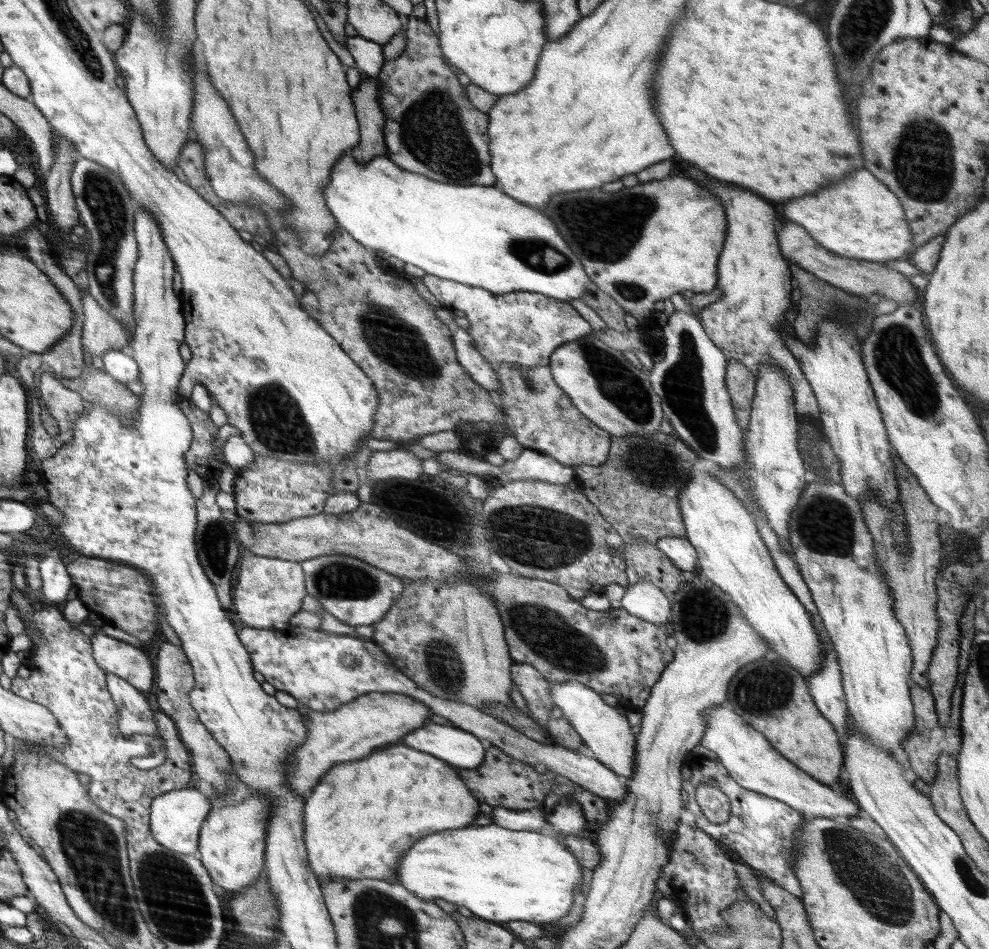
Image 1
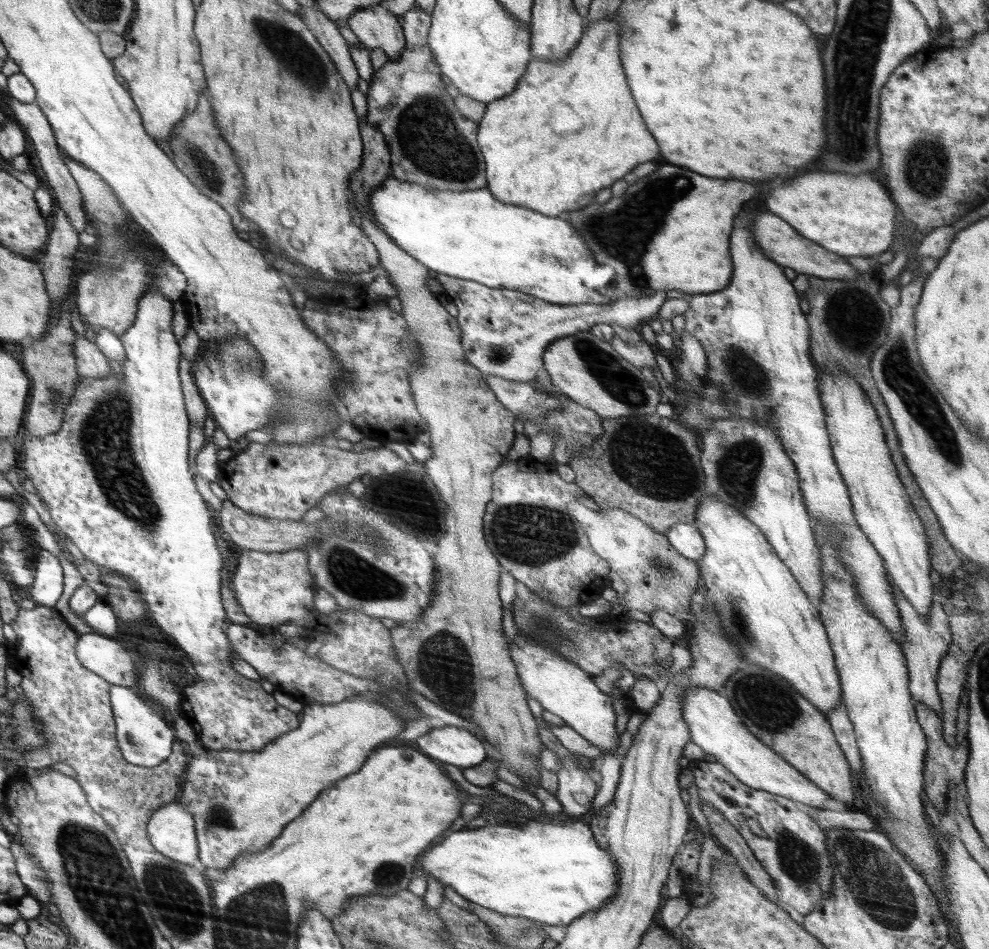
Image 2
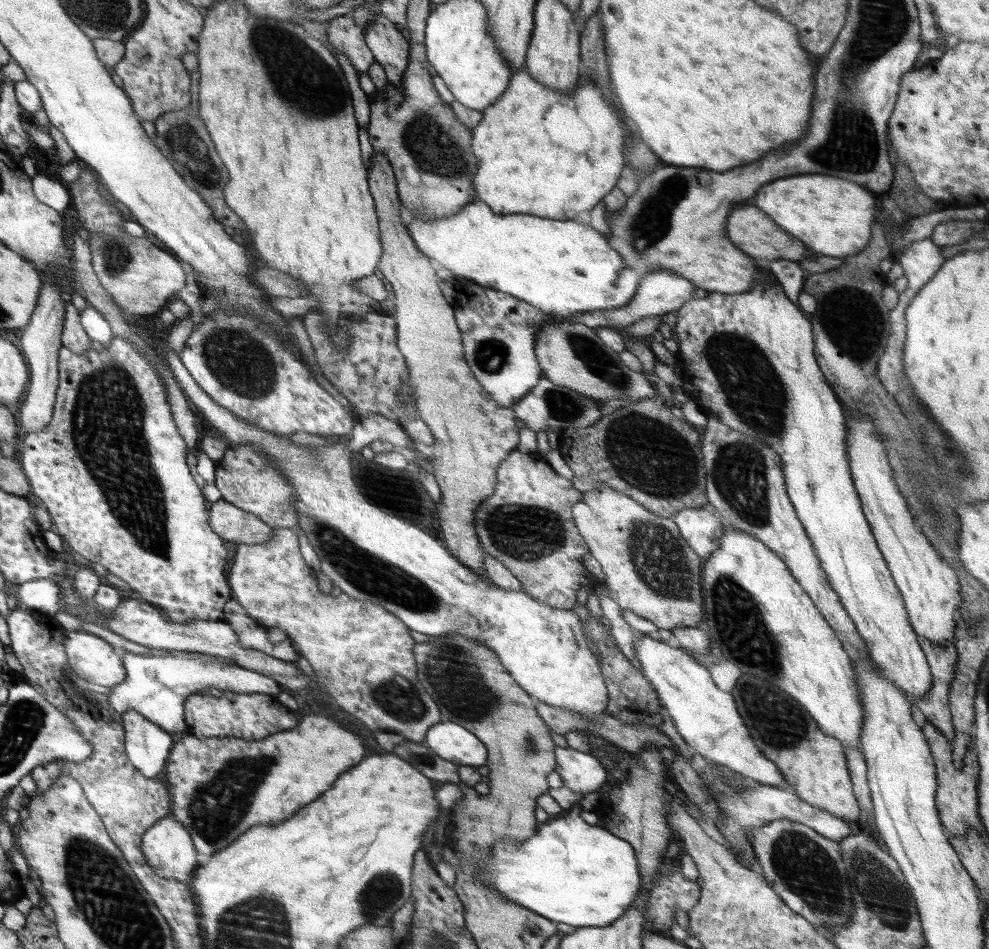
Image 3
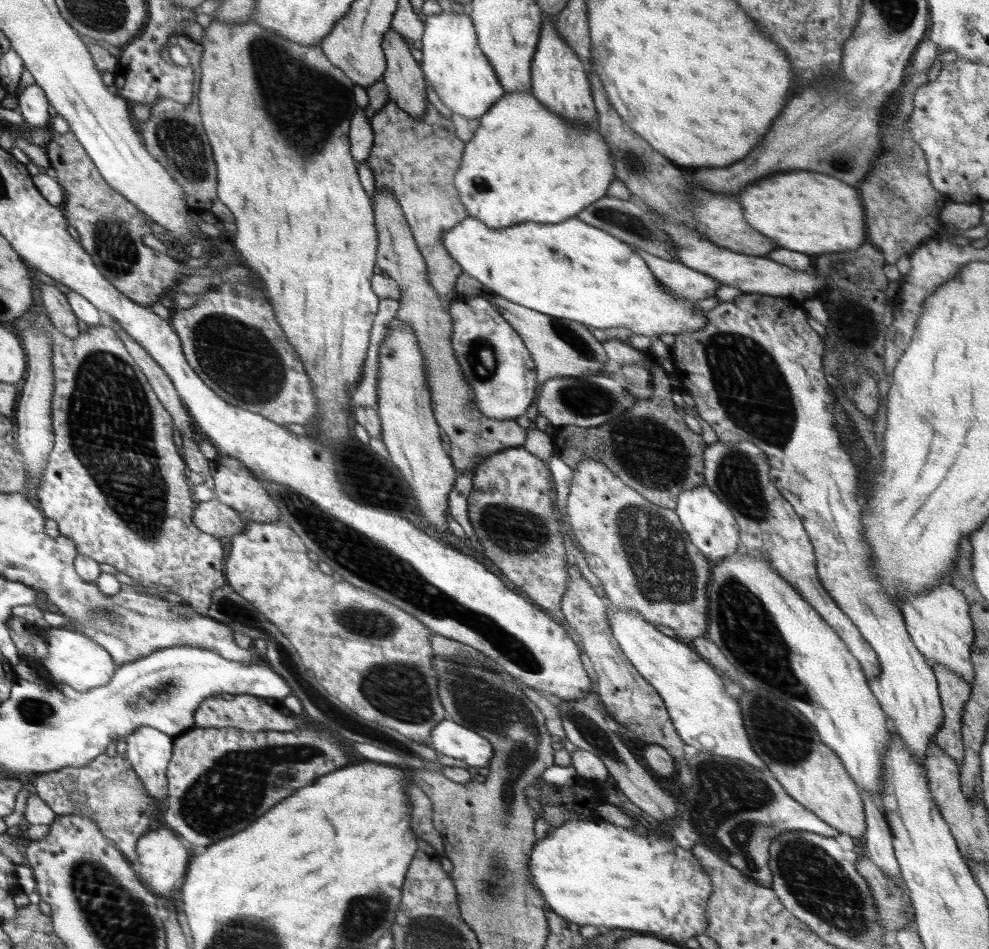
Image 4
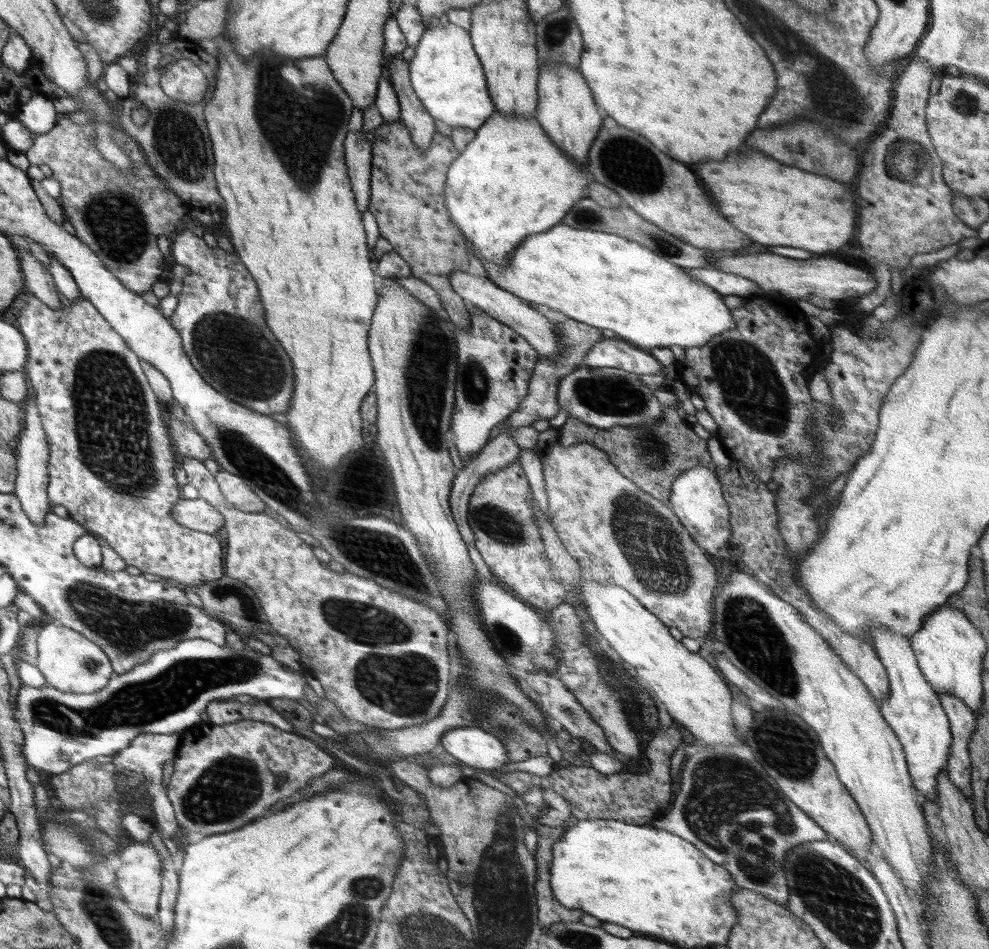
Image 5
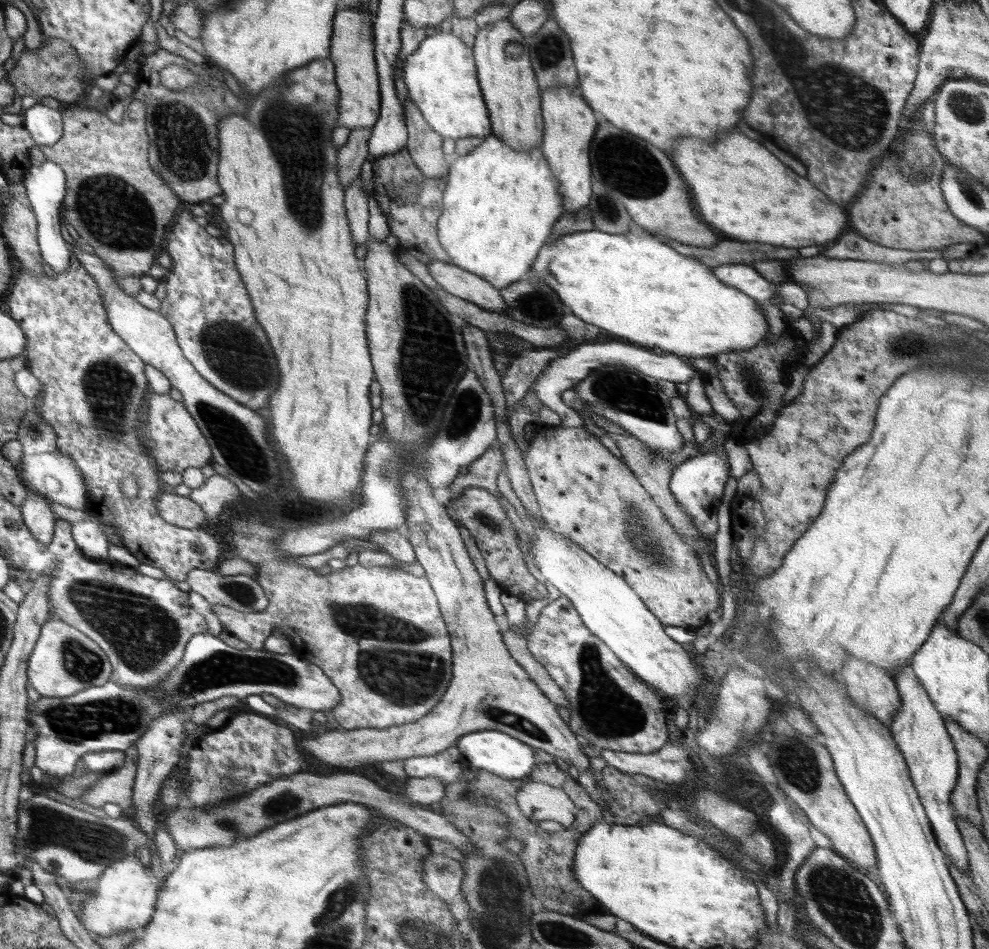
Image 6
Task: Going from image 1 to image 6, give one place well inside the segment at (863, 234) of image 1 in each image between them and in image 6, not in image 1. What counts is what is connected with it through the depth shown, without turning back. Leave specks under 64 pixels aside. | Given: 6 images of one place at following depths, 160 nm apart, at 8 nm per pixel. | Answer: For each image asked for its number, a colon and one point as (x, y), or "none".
2: (852, 215)
3: (832, 216)
4: (804, 211)
5: (772, 203)
6: (738, 186)

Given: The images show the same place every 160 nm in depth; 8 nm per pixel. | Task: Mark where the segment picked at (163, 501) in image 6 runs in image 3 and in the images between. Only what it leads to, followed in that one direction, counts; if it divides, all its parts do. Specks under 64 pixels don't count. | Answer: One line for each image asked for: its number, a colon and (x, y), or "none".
3: (231, 522)
4: (216, 518)
5: (198, 514)

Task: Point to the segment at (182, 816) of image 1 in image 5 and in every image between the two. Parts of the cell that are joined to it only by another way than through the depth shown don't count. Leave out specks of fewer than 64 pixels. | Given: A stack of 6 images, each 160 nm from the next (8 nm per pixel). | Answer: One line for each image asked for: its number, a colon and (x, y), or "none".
2: (171, 828)
3: (167, 845)
4: (162, 859)
5: (140, 878)

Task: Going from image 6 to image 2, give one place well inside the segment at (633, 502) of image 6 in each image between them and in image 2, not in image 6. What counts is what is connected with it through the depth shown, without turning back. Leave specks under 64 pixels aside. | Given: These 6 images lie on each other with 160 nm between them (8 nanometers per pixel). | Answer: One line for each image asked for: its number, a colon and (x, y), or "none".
2: (657, 577)
3: (649, 568)
4: (640, 552)
5: (617, 532)

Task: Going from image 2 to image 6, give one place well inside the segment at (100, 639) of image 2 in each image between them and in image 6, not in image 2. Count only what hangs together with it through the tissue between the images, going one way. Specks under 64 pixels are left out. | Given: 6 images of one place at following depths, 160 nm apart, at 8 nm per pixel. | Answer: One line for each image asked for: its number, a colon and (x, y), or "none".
3: (92, 658)
4: (74, 658)
5: (70, 662)
6: (65, 662)

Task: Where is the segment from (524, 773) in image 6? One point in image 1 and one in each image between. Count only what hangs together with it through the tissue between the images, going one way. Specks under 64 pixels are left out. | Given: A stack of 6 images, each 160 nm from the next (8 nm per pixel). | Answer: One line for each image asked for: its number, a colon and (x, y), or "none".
1: (456, 746)
2: (451, 745)
3: (450, 741)
4: (448, 738)
5: (474, 748)

